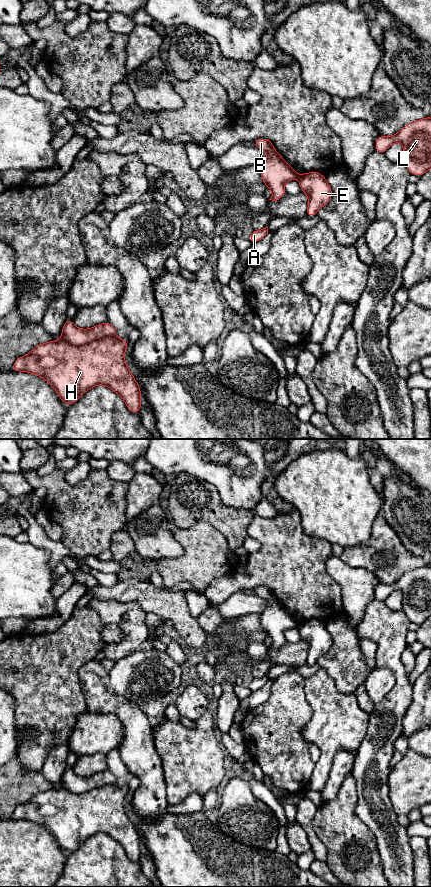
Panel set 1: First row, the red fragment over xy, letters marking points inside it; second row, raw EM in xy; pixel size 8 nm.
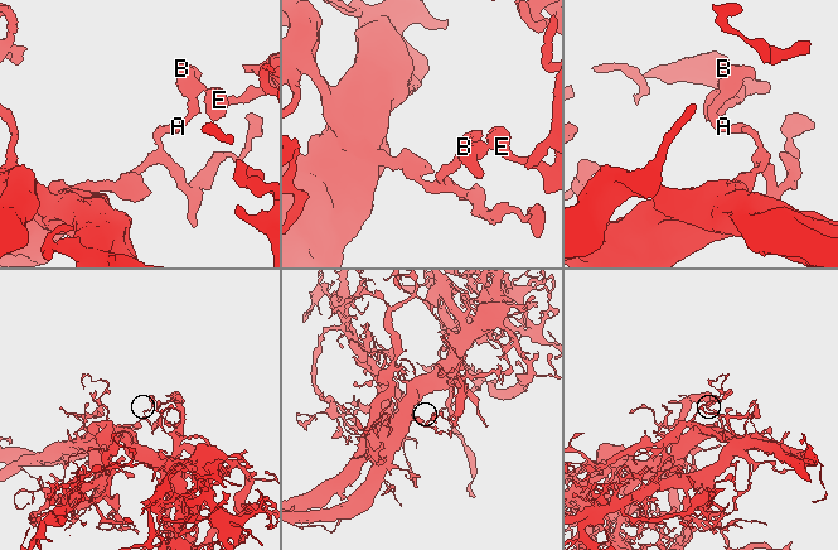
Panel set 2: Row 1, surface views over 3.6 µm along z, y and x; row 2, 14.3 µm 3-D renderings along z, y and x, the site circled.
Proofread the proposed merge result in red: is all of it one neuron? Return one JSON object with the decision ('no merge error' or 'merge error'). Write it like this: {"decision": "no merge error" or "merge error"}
{"decision": "merge error"}

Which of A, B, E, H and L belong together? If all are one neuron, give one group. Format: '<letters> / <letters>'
A B / E H L

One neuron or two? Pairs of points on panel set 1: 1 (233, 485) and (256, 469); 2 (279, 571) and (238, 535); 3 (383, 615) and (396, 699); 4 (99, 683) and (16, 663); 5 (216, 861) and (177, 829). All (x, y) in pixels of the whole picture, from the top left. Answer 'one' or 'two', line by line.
1: one
2: two
3: one
4: two
5: one

